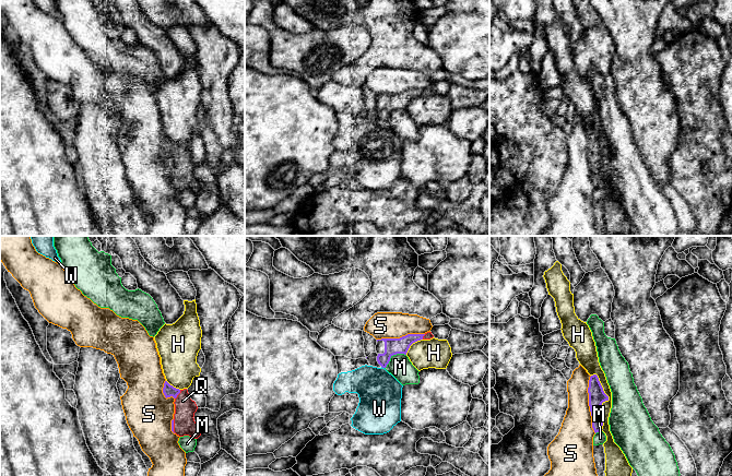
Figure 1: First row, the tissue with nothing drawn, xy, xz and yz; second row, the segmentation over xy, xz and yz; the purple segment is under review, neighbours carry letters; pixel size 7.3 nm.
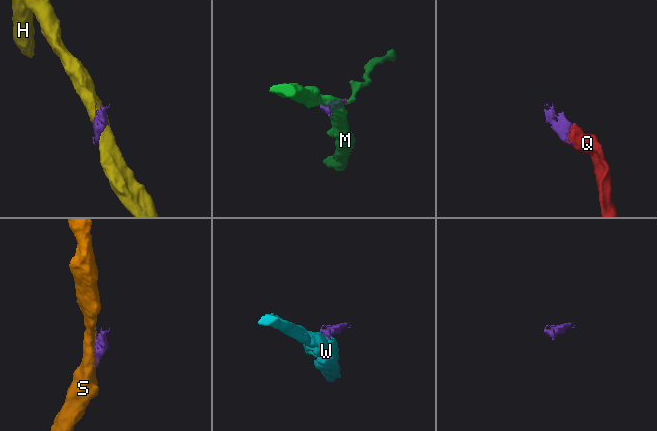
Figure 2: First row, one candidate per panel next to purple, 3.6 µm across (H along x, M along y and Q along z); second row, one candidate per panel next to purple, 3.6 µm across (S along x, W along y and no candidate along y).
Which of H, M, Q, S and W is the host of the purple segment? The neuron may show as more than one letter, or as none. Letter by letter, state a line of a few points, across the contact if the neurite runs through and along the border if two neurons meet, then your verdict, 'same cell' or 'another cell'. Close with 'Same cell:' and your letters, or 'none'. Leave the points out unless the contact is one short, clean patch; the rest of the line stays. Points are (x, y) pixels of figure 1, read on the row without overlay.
H: another cell
M: another cell
Q: line xy (168, 145), (178, 149), (184, 159), (184, 178); same cell
S: another cell
W: another cell
Same cell: Q

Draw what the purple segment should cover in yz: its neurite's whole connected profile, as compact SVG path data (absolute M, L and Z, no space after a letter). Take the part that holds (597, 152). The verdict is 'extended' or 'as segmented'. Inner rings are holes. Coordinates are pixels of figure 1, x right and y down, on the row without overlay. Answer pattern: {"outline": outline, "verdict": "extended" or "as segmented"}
{"outline": "M597 130L590 132L588 148L589 162L592 171L592 183L597 189L602 185L603 181L601 160L603 157L609 156L609 152L604 148Z", "verdict": "as segmented"}

